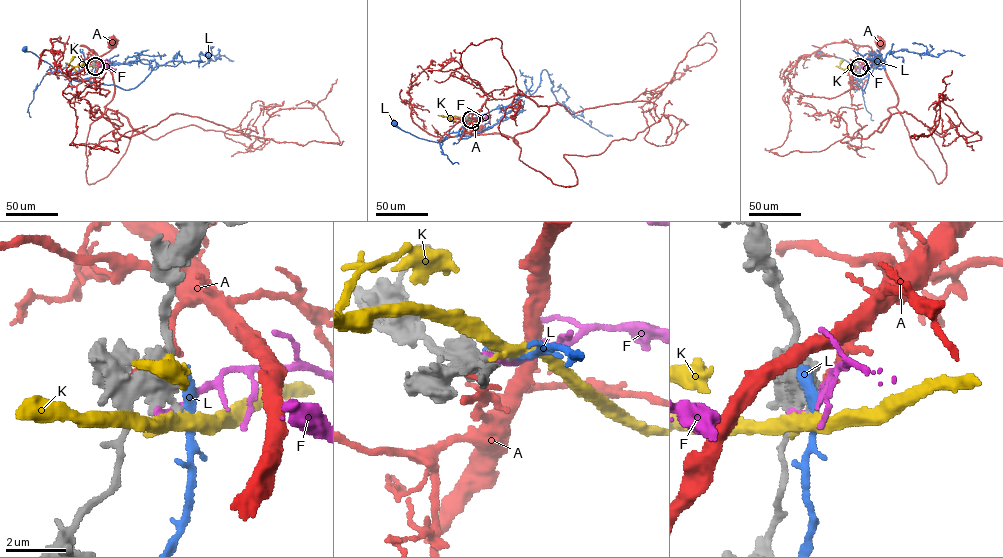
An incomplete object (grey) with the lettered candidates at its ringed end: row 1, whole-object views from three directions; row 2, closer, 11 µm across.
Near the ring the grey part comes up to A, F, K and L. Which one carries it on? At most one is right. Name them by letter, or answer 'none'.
K

